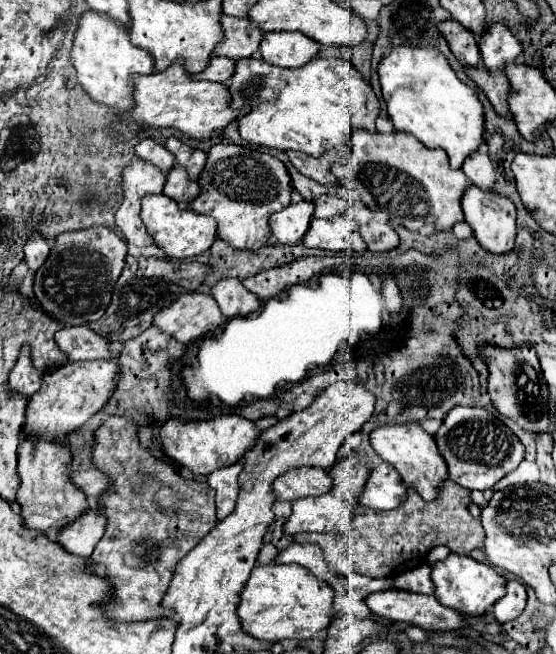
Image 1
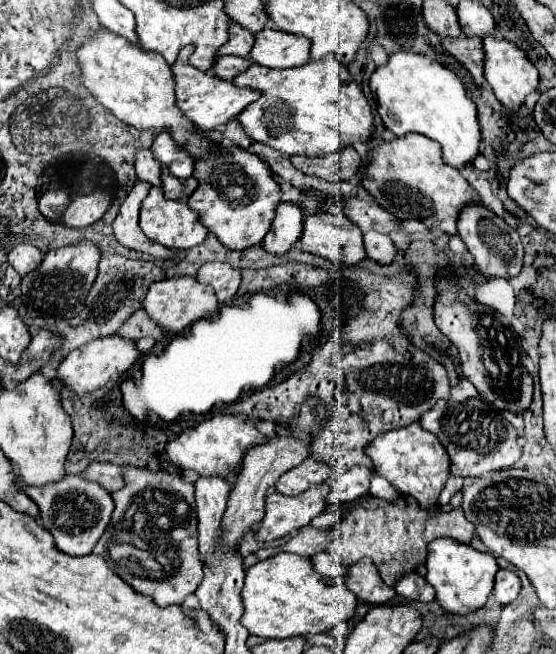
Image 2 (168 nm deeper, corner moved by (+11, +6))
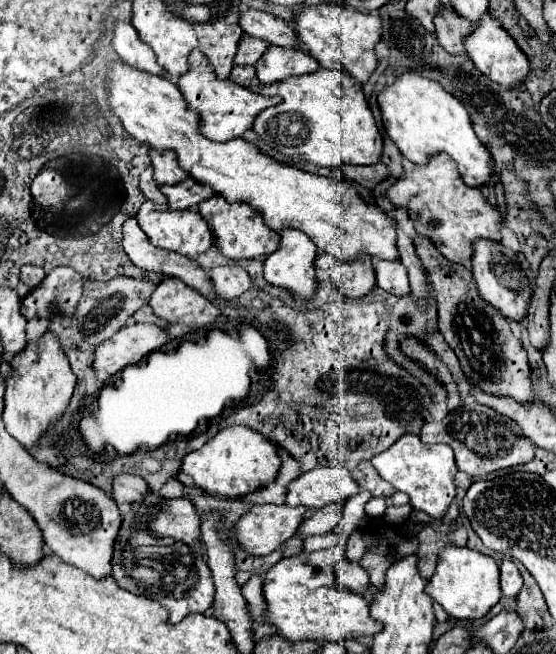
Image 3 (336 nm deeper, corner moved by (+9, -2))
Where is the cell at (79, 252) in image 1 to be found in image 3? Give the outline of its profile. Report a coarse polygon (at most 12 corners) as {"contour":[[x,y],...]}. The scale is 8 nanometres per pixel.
{"contour":[[54,267],[22,299],[26,319],[72,315],[84,279]]}

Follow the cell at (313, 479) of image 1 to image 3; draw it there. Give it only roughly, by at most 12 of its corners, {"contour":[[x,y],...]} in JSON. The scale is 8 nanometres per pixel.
{"contour":[[316,467],[288,485],[286,505],[320,509],[358,493],[344,467]]}

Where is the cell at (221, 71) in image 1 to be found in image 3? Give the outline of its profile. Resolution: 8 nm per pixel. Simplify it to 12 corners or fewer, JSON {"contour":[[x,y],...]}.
{"contour":[[252,65],[232,67],[230,81],[254,89],[260,85]]}

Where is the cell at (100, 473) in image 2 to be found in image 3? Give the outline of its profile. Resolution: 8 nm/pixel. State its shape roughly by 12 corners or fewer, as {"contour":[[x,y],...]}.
{"contour":[[116,475],[112,499],[140,501],[148,485],[138,475]]}

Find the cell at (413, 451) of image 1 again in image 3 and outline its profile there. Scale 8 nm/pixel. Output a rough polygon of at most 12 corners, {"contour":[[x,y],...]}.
{"contour":[[402,435],[372,465],[410,497],[442,519],[456,497],[448,445]]}

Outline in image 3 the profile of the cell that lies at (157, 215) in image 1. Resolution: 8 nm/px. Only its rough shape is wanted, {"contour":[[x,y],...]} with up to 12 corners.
{"contour":[[144,201],[138,225],[152,245],[190,259],[214,243],[196,209]]}

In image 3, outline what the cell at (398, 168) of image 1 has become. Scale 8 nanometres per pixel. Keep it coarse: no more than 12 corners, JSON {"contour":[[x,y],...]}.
{"contour":[[446,153],[386,199],[452,263],[500,241],[502,215]]}

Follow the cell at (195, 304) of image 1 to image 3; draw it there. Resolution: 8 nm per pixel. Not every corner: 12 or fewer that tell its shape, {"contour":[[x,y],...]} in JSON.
{"contour":[[176,277],[156,287],[150,307],[162,321],[206,327],[212,301]]}

